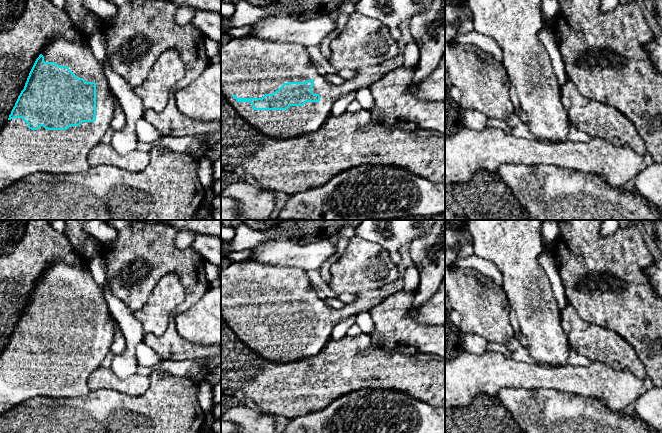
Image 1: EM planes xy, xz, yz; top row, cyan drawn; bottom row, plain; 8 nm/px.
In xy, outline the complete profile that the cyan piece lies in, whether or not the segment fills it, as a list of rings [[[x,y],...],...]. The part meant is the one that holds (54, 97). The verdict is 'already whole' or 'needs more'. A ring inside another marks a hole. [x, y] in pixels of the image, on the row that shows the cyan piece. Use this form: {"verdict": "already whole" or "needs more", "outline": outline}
{"verdict": "needs more", "outline": [[[66,0],[64,10],[74,25],[79,40],[67,40],[61,36],[49,38],[36,59],[24,89],[13,107],[8,121],[0,132],[0,191],[28,175],[45,172],[50,174],[75,174],[91,168],[87,156],[101,142],[118,107],[118,99],[110,90],[106,74],[95,58],[82,31],[82,23],[92,13],[84,6],[84,0]]]}

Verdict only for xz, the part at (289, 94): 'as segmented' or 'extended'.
extended

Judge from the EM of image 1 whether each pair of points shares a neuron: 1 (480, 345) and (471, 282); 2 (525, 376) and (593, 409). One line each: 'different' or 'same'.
1: different
2: different

